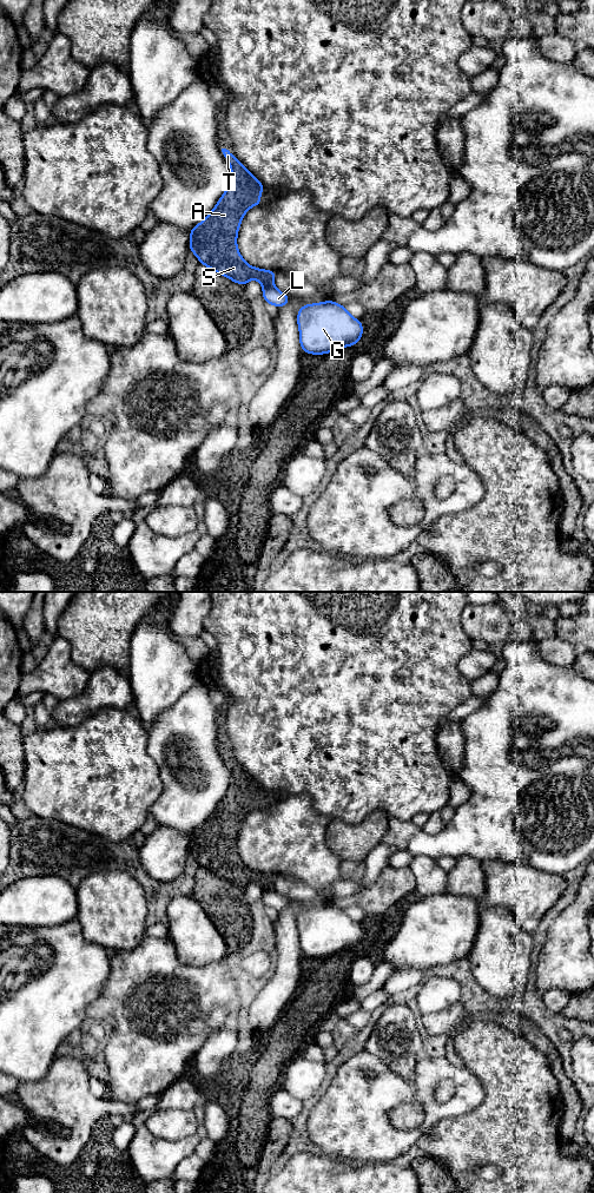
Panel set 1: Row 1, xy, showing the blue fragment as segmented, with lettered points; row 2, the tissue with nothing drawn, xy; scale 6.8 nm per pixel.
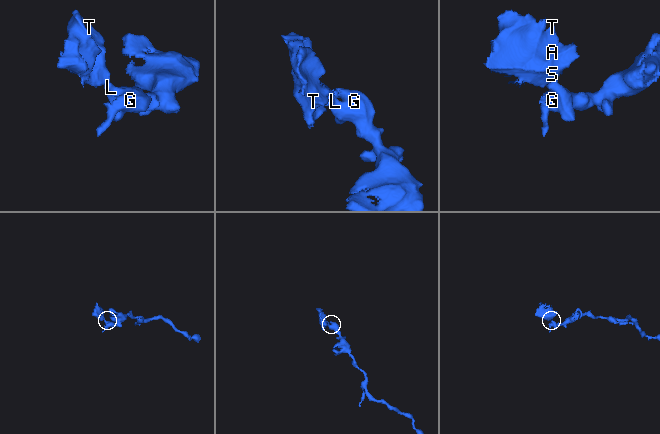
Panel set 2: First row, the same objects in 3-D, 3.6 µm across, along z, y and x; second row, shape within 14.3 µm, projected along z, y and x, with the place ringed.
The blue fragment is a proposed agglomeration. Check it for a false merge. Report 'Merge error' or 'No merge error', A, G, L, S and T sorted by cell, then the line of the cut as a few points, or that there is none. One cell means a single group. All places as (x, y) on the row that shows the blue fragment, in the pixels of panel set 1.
Merge error. Groups: A S T / G L. Split along xy (272, 283), (264, 287)

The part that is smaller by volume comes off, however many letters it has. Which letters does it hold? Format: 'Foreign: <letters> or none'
Foreign: A, S, T

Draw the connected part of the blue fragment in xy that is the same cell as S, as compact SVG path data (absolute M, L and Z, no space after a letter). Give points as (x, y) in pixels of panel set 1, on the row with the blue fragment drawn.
M222 149L222 152L231 167L230 184L211 212L190 230L189 250L194 253L202 265L210 268L242 286L245 286L250 279L258 281L263 286L271 285L273 284L276 271L251 266L243 259L237 248L240 223L250 207L262 204L260 195L265 187L232 152L226 149Z

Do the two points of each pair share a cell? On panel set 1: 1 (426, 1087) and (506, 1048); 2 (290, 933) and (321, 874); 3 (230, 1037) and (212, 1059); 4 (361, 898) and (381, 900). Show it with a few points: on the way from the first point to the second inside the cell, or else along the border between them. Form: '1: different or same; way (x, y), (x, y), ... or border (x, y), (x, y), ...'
1: different; border (463, 1065), (479, 1080), (482, 1091)
2: different; border (340, 877), (329, 885), (317, 890)
3: same; way (225, 1042), (213, 1054)
4: same; way (365, 898), (376, 900)

